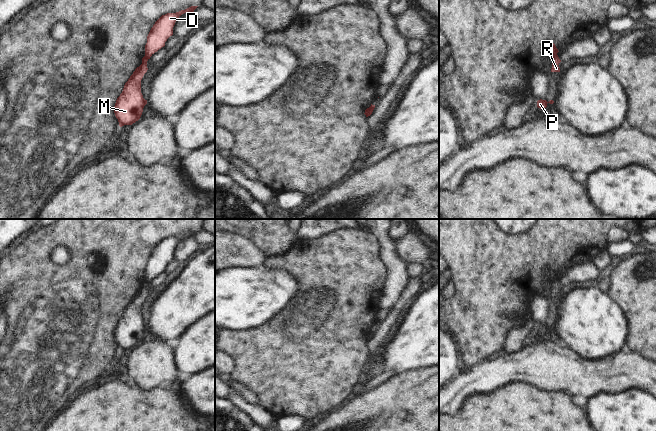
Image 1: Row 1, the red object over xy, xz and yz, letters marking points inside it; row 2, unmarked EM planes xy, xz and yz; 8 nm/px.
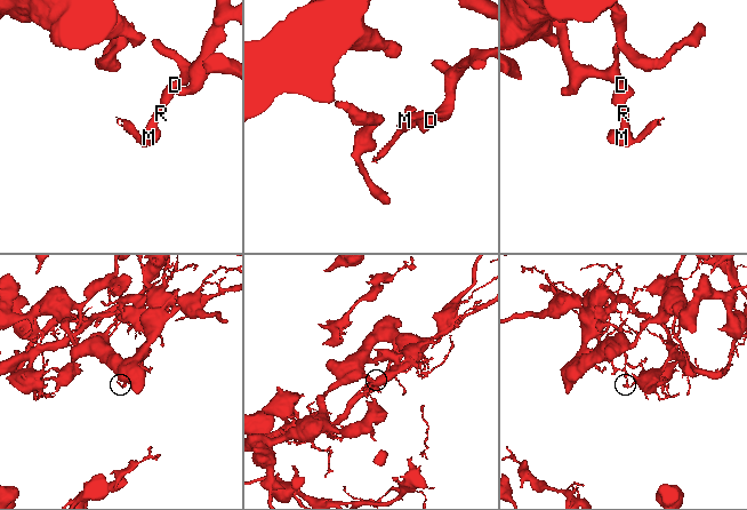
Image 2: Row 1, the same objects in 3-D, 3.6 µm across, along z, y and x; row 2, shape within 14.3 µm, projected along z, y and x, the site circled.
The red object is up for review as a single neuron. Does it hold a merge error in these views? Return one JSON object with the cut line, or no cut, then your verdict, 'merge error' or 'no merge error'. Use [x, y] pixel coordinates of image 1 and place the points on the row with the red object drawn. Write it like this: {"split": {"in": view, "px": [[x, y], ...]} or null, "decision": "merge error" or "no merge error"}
{"split": {"in": "yz", "px": [[556, 53], [551, 58]]}, "decision": "merge error"}

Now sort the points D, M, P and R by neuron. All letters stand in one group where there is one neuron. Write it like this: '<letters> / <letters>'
D / M P R

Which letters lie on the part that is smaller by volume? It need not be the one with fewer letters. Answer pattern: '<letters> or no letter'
M, P, R

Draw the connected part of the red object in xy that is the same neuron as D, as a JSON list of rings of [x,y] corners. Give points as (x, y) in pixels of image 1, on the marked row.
[[[191,6],[176,13],[162,15],[151,28],[145,45],[145,56],[150,57],[165,46],[167,39],[173,35],[176,20],[184,13],[193,13],[198,6]]]

